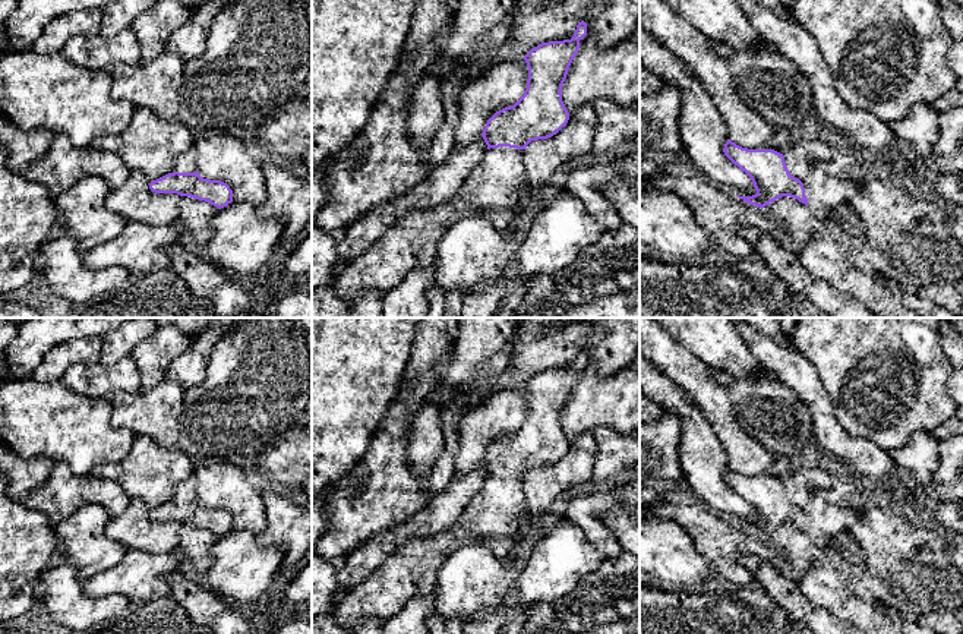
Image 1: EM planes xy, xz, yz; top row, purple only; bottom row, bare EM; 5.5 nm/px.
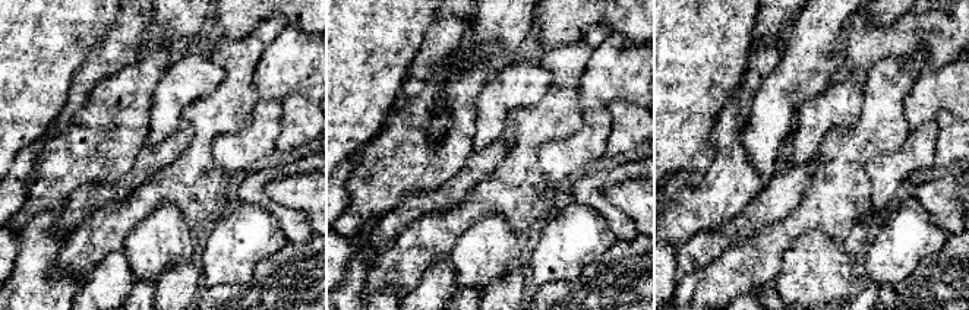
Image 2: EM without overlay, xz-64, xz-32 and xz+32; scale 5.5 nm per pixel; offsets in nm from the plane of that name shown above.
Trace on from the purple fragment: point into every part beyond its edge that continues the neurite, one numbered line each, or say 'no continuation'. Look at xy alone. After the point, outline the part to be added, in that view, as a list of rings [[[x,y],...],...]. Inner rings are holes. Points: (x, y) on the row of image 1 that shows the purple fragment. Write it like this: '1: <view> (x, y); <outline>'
1: xy (185, 163); [[[190,148],[187,152],[180,155],[176,161],[170,173],[195,173],[198,171],[196,164],[195,164],[195,152]]]

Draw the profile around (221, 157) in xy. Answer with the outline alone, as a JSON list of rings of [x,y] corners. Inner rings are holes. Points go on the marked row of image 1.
[[[201,130],[195,133],[192,149],[199,176],[227,183],[234,202],[255,206],[265,202],[263,170],[241,141],[218,130]]]

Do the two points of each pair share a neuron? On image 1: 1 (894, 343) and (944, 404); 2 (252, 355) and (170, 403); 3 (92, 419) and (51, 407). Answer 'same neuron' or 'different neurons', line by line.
1: same neuron
2: different neurons
3: same neuron

